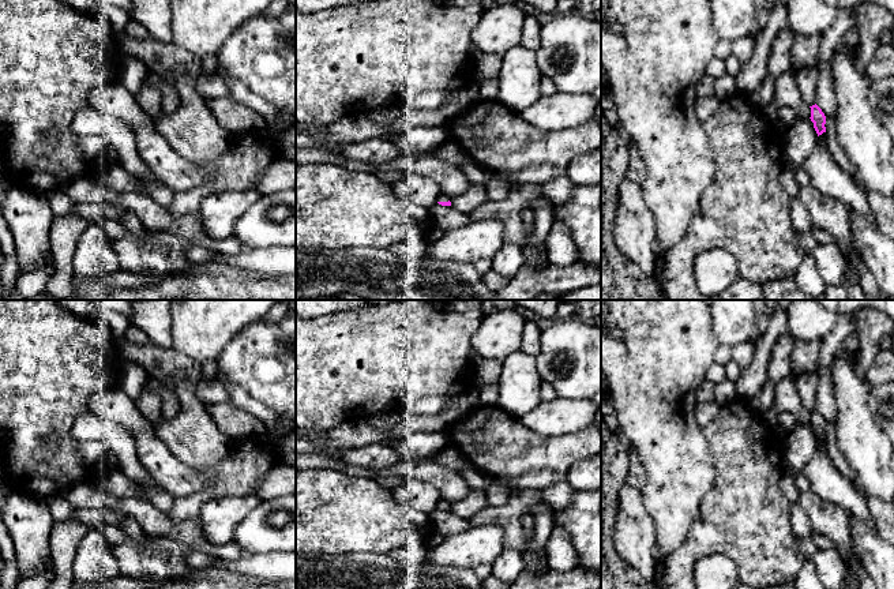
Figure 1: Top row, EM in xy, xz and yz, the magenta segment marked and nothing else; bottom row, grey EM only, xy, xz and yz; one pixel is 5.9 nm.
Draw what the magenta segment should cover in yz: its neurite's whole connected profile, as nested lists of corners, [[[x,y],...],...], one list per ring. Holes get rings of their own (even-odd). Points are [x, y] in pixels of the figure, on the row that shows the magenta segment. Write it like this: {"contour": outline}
{"contour": [[[816,104],[810,106],[810,108],[811,108],[811,117],[810,119],[814,123],[814,128],[816,131],[818,136],[819,136],[823,132],[826,132],[826,127],[824,127],[826,116]]]}

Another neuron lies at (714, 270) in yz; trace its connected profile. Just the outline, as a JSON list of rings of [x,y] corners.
[[[721,248],[703,251],[694,260],[694,277],[698,290],[711,300],[737,280],[736,256]]]

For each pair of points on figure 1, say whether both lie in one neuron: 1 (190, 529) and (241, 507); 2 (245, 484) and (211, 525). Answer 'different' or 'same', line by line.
1: different
2: different

